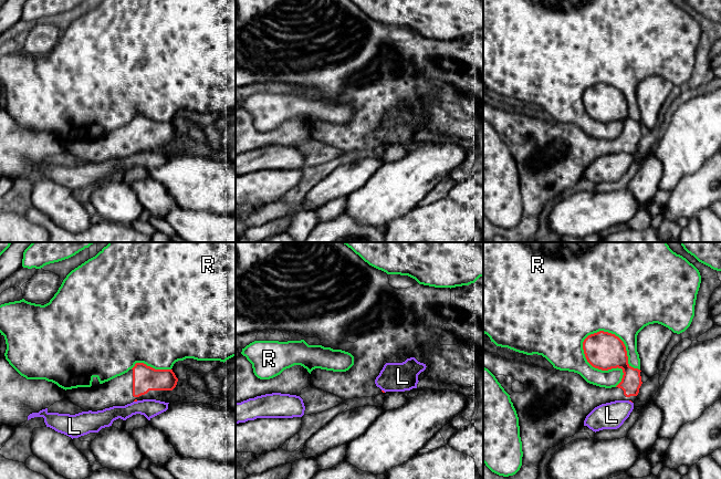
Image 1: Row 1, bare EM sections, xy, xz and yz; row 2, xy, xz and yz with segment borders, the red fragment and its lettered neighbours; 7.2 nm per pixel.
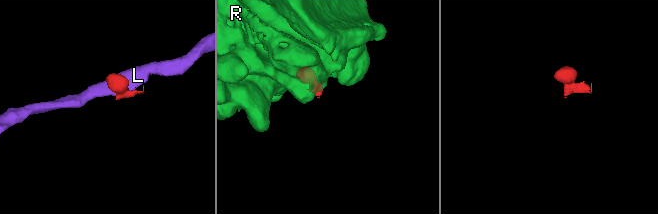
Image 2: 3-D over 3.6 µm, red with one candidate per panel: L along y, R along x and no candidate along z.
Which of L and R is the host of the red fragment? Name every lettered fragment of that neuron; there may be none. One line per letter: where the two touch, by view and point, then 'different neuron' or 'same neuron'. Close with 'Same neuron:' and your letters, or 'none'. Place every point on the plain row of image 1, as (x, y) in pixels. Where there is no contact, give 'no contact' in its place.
L: contact xy (135, 153); different neuron
R: contact yz (619, 91); different neuron
Same neuron: none

